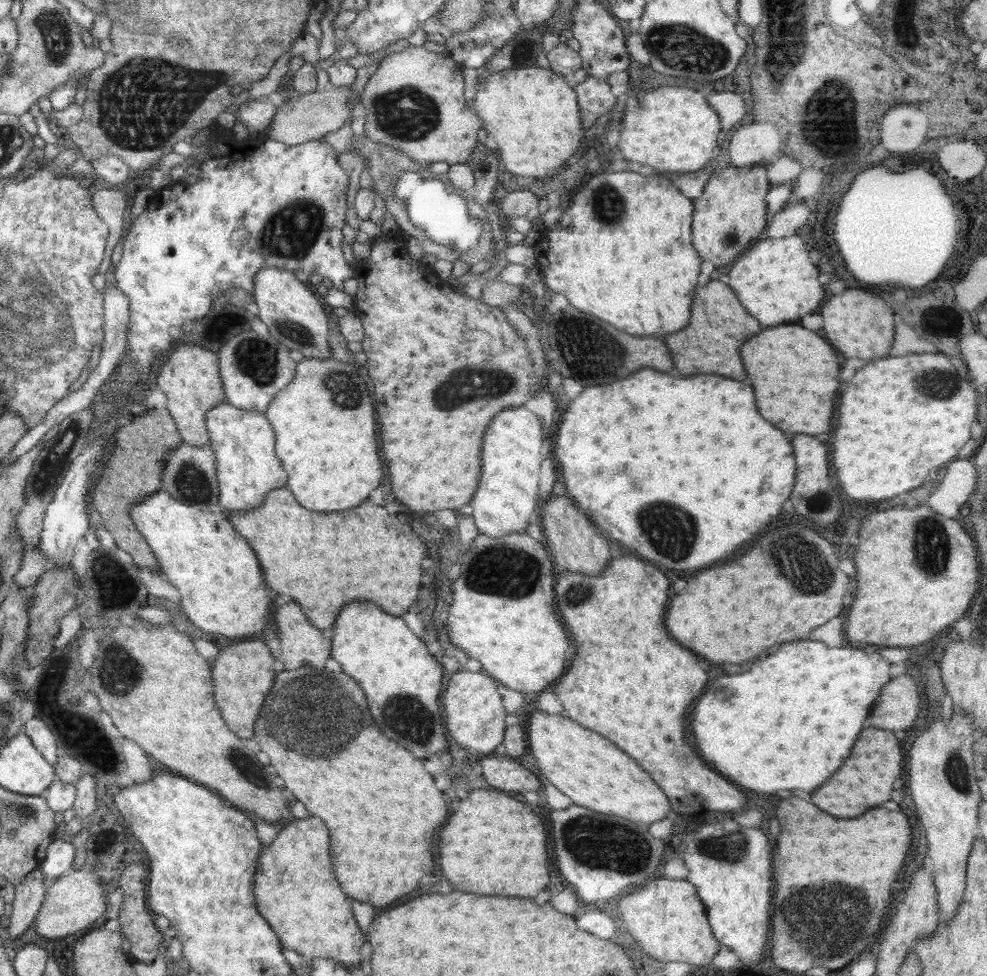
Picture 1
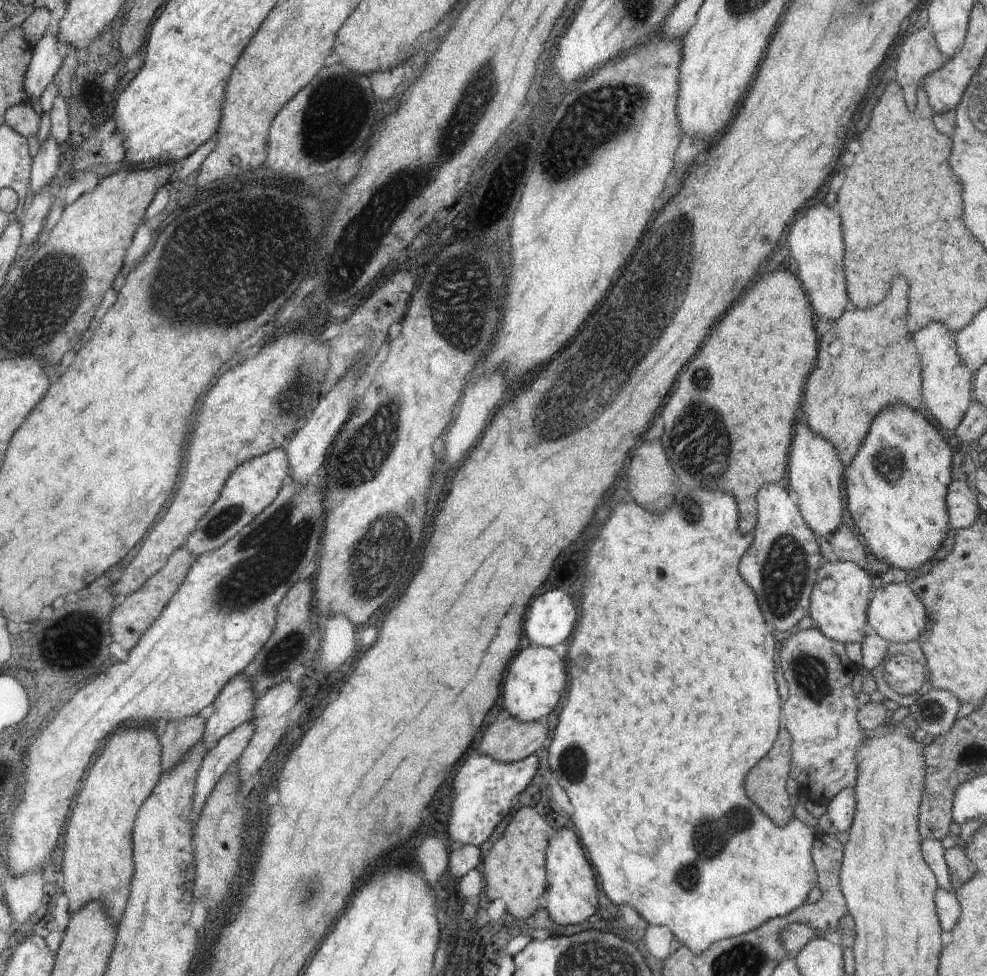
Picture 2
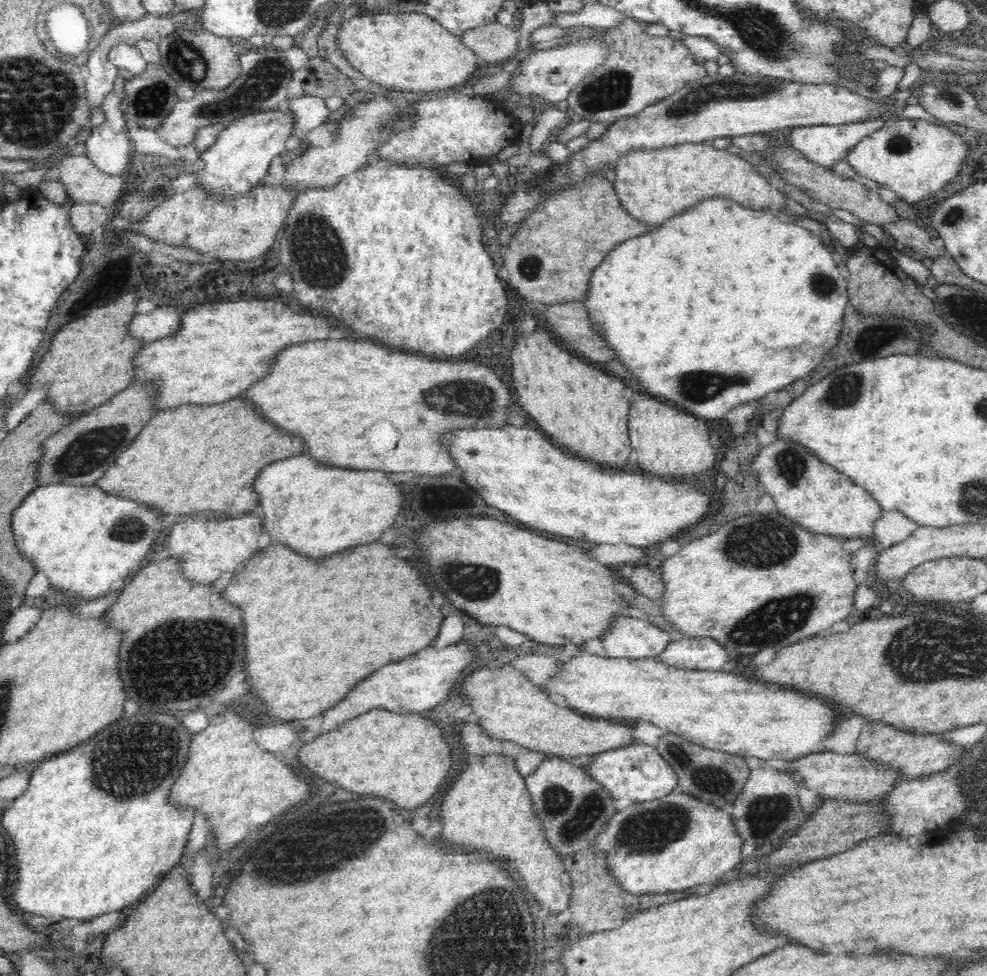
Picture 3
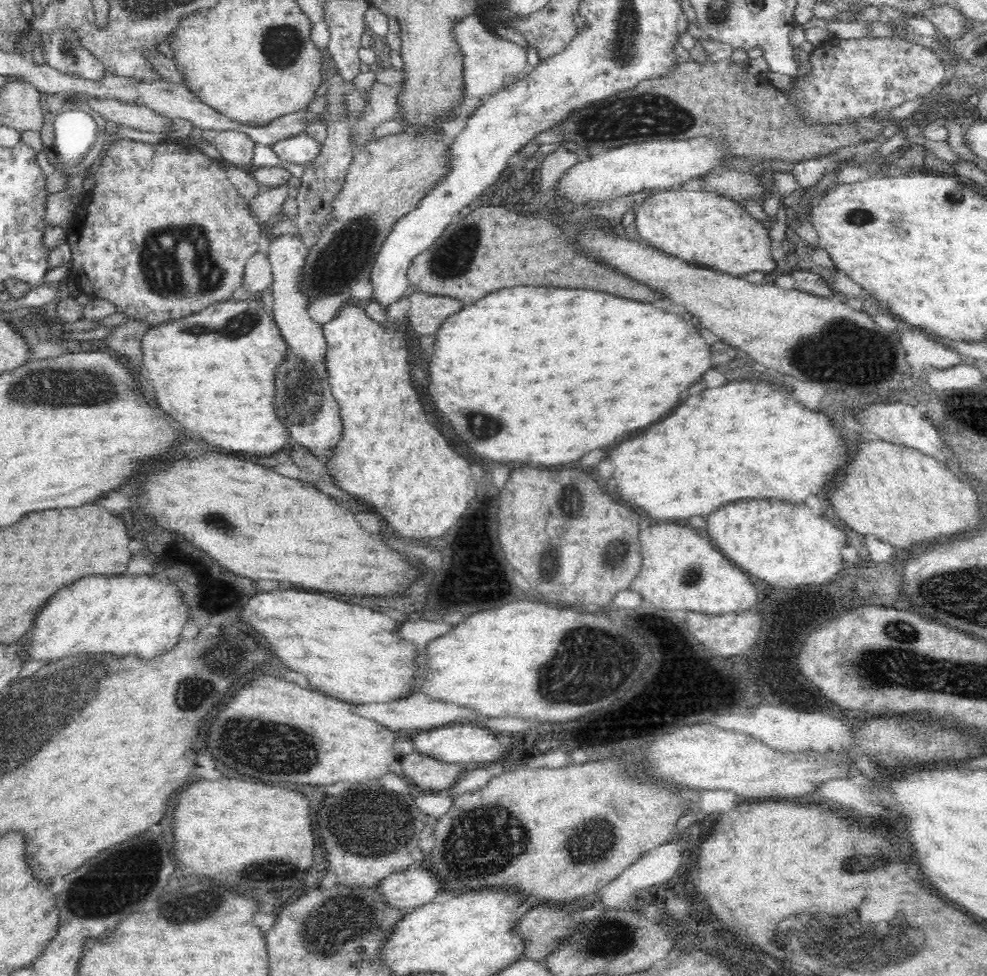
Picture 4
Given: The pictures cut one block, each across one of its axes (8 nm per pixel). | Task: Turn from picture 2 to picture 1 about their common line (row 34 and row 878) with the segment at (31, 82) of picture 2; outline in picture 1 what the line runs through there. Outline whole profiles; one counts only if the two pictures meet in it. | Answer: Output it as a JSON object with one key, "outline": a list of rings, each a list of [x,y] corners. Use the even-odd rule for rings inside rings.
{"outline":[[[54,837],[42,850],[39,867],[44,873],[46,882],[51,883],[72,870],[72,862],[74,845],[63,841],[62,838]]]}

